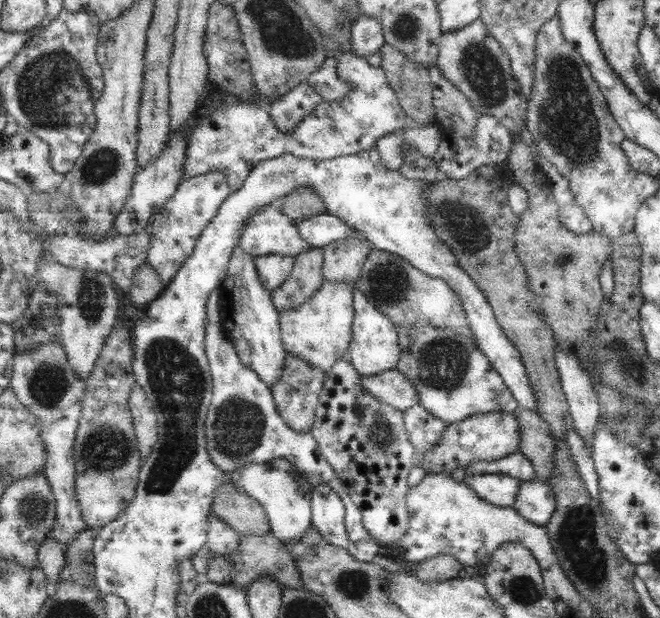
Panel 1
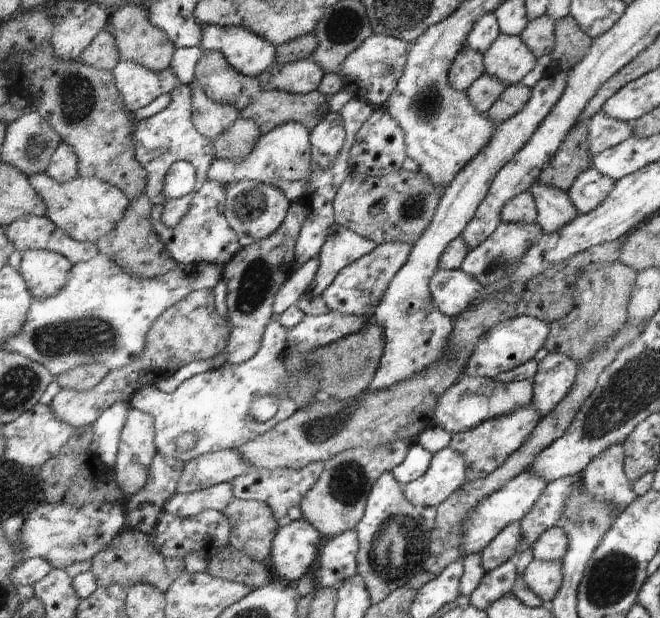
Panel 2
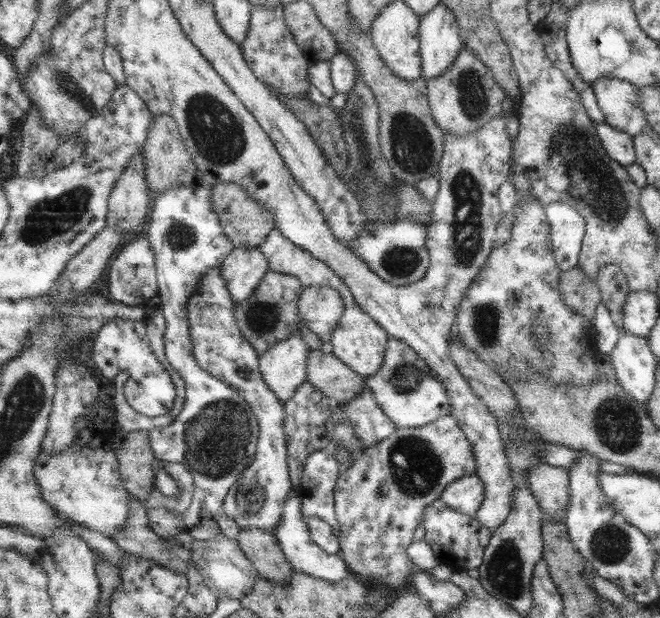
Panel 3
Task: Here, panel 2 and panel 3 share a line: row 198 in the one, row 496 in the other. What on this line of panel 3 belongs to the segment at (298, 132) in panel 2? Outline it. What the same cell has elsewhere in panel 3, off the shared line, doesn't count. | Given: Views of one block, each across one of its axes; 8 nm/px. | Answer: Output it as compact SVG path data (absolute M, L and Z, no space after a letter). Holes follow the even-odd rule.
M290 490L287 498L281 504L280 519L274 528L274 539L277 546L282 550L284 557L288 560L292 570L304 572L313 578L319 578L327 582L345 581L350 576L348 567L344 560L338 554L327 554L321 550L316 544L311 542L307 525L305 524L305 516L301 511L301 502L305 500L299 494L299 491Z

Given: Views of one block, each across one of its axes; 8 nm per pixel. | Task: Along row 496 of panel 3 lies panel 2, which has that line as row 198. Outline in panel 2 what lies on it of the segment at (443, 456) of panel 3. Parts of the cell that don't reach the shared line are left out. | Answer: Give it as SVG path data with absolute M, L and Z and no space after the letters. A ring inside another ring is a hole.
M401 168L383 176L374 177L366 177L352 171L335 191L332 198L332 215L337 226L345 227L376 245L396 242L412 246L430 223L440 196L441 190L436 189L432 182L429 182L429 179L419 171L409 172Z

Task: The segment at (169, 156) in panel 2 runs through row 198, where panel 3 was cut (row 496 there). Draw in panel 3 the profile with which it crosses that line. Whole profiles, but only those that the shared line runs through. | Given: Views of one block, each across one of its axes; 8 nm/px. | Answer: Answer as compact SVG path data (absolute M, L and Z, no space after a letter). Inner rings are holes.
M157 461L155 469L164 470L175 482L178 488L176 497L164 497L154 486L146 498L146 509L166 509L176 515L189 508L193 496L193 481L190 472L181 464L175 462Z

